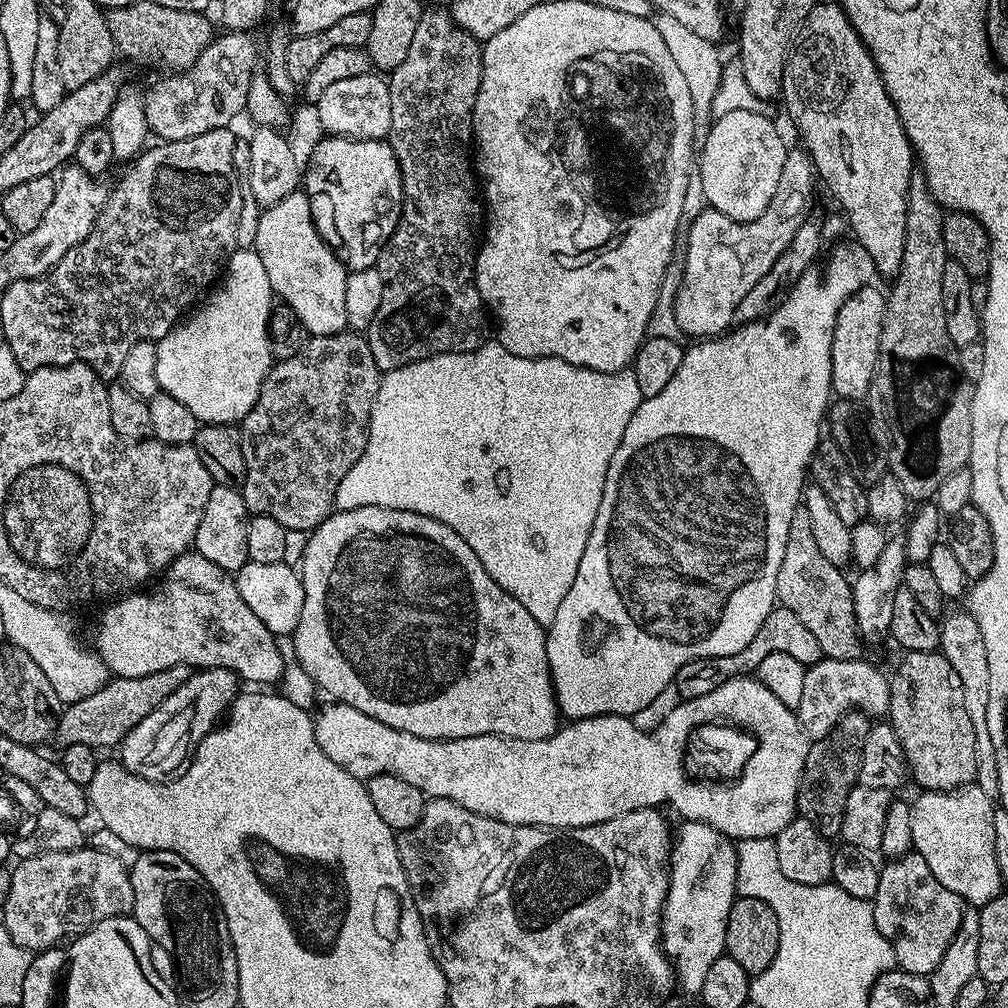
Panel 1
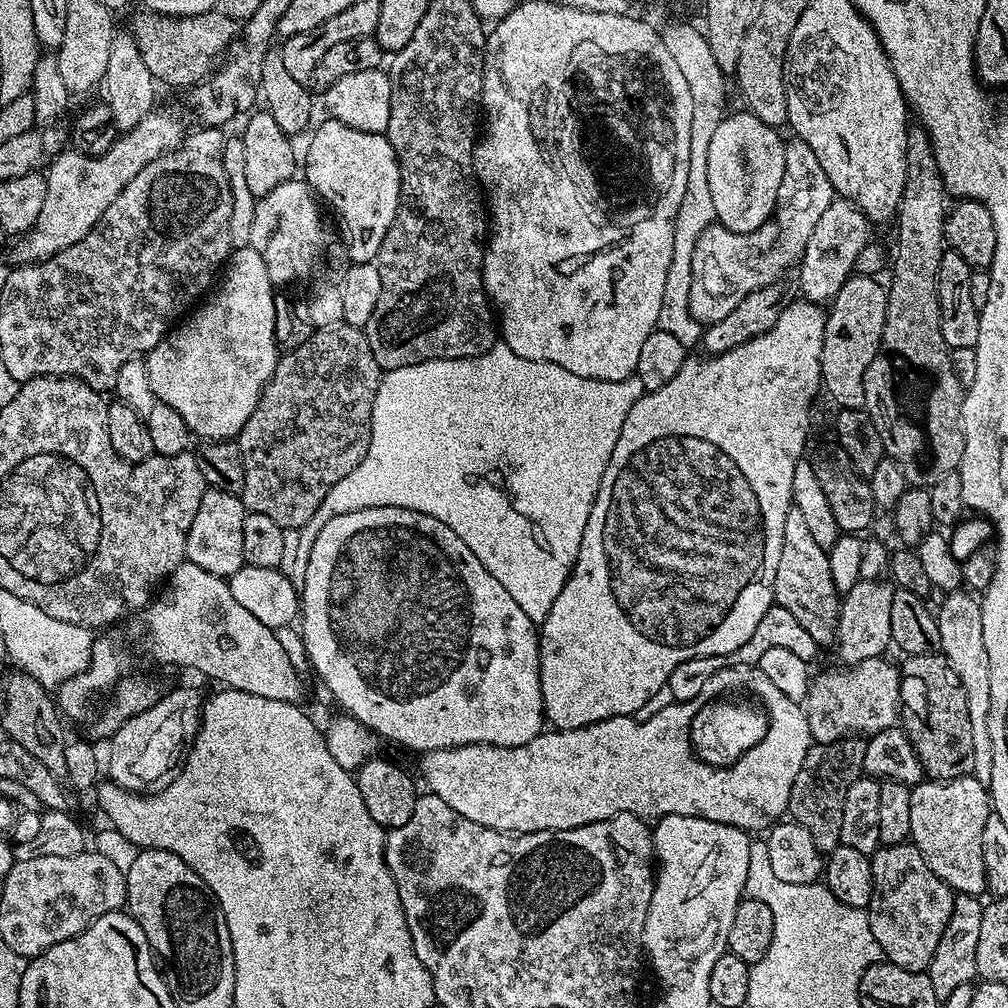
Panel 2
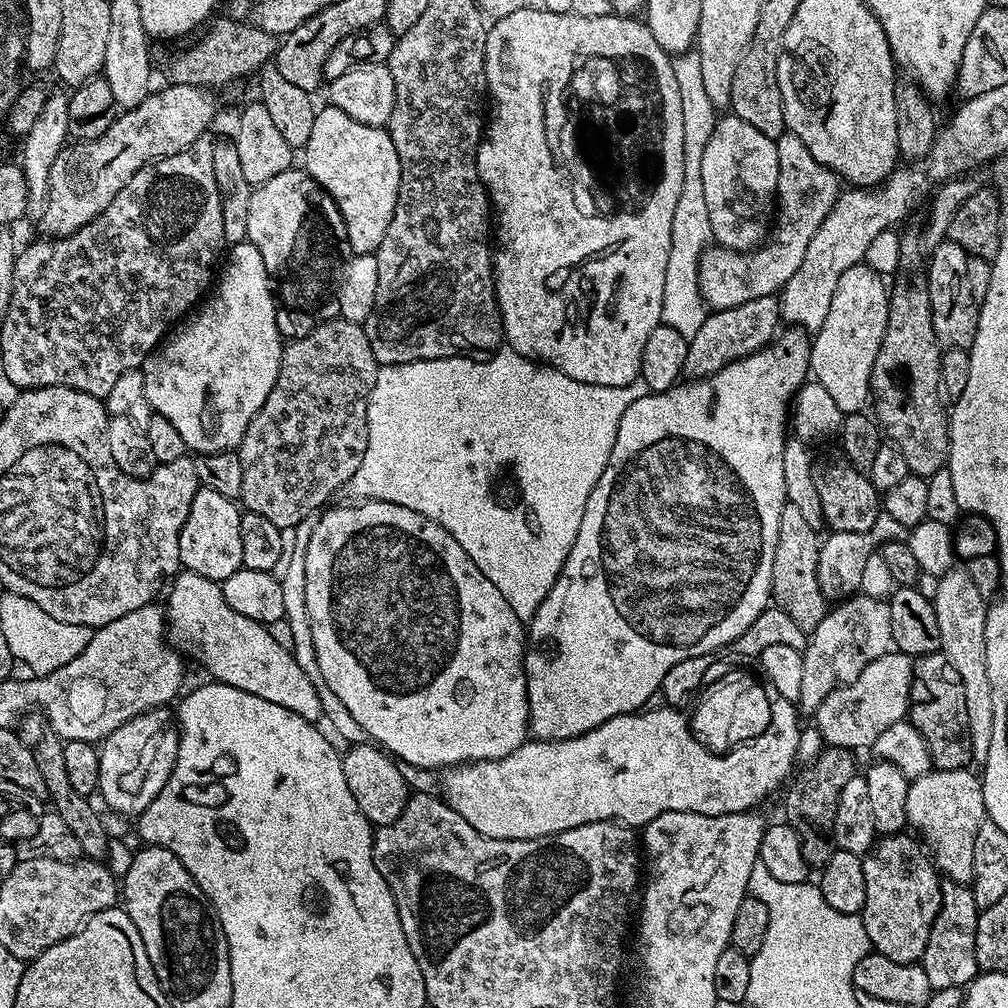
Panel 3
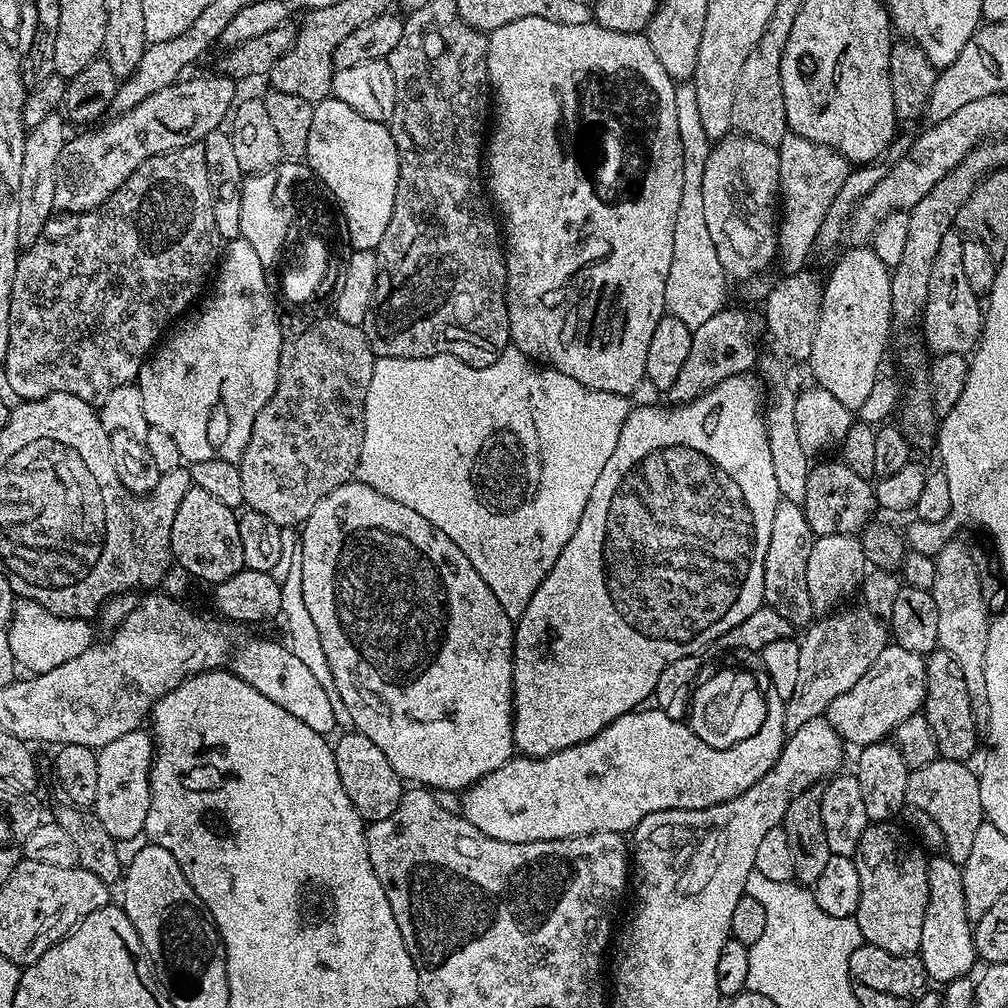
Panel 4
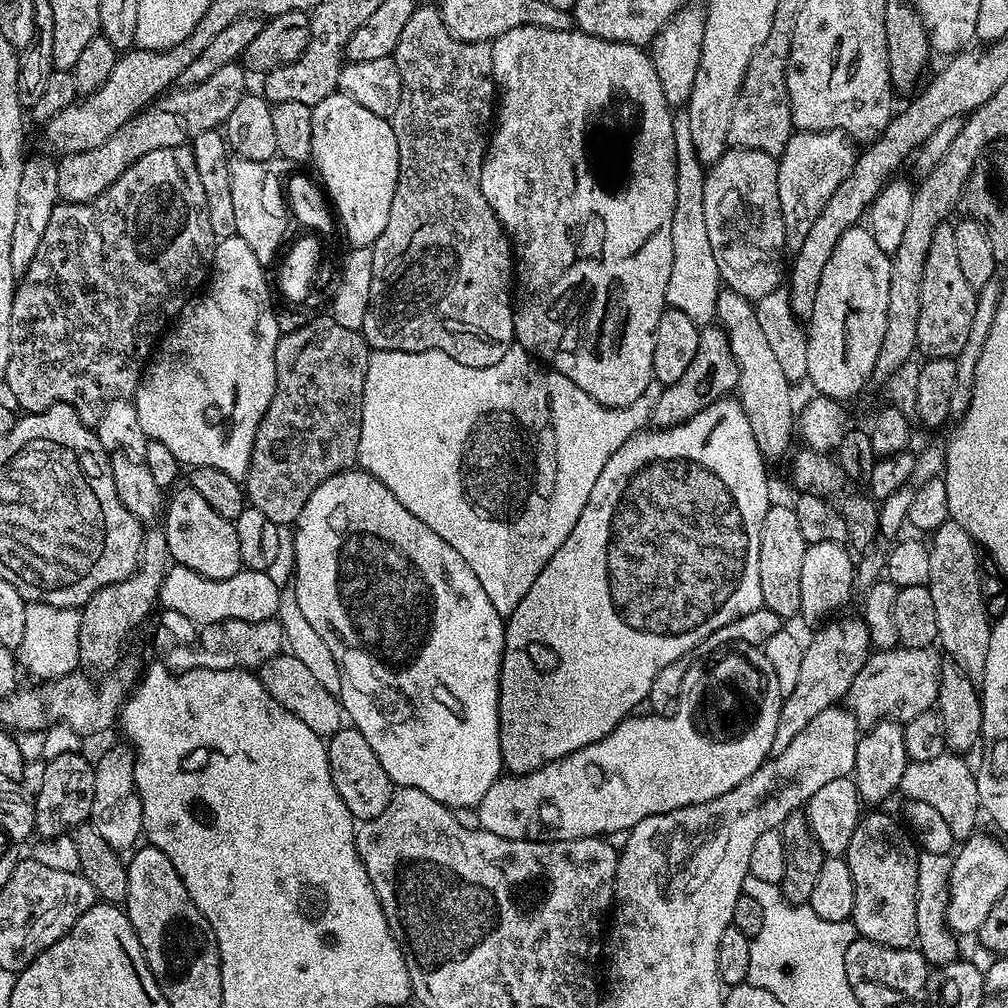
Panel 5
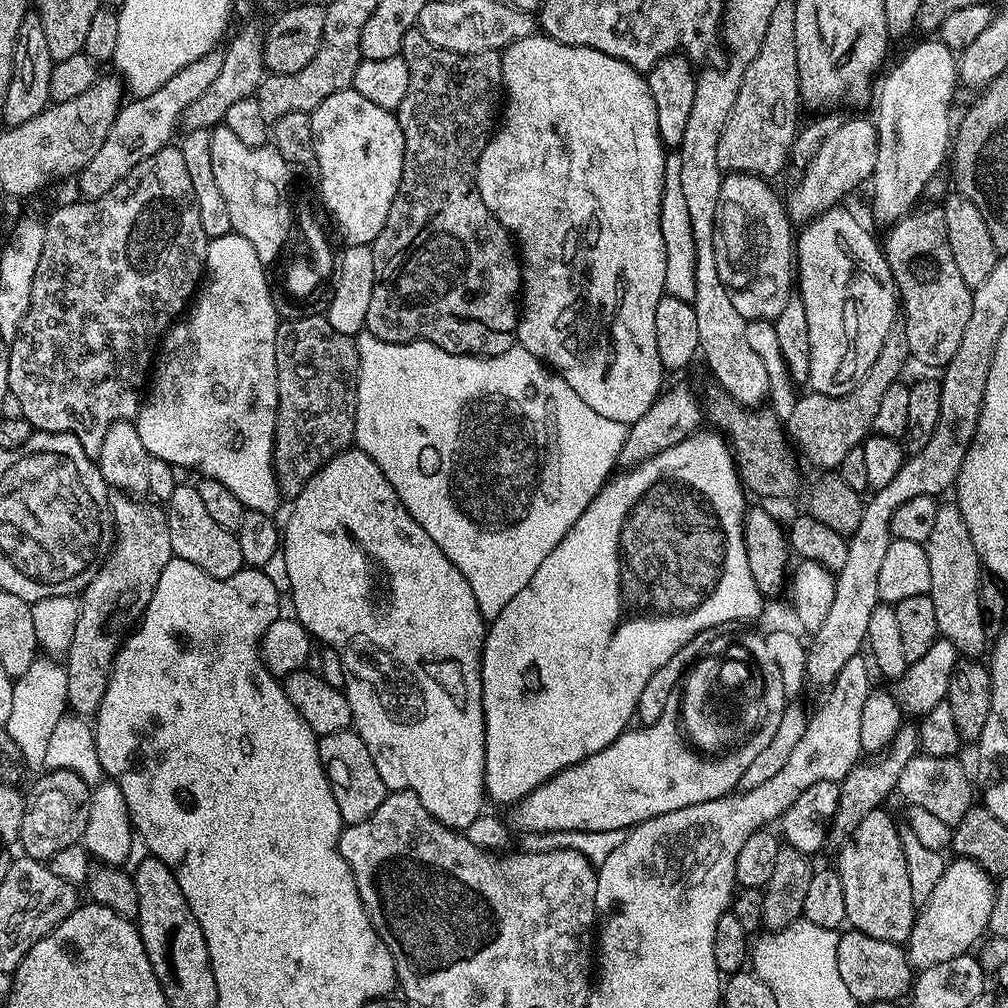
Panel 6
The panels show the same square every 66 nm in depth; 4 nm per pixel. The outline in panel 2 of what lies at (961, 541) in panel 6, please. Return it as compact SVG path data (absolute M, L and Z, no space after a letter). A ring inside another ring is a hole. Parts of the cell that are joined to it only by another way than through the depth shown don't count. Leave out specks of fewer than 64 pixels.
M957 590L947 593L944 603L935 613L940 639L940 652L948 659L948 664L958 674L958 682L962 682L962 690L966 690L966 710L970 710L970 734L974 734L974 772L978 782L987 785L990 782L992 769L992 743L988 729L990 714L990 666L992 660L986 658L986 642L982 642L982 610L979 599L971 591Z

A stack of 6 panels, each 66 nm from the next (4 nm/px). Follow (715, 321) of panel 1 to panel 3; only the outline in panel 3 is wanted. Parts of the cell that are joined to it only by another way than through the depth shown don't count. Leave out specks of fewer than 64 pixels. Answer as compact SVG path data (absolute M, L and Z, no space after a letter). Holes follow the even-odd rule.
M785 130L781 136L775 137L776 149L778 150L778 186L776 187L776 202L774 208L774 223L771 225L770 231L766 239L759 246L745 251L741 254L739 251L722 248L719 246L709 246L705 248L702 258L700 259L700 269L698 270L698 280L700 282L700 289L702 290L702 298L709 309L715 310L718 308L733 308L734 306L742 306L742 302L750 302L750 298L766 298L767 296L776 296L782 288L786 286L790 278L793 277L795 270L802 263L802 258L805 257L806 250L809 249L809 243L813 241L814 234L817 233L818 228L823 222L823 219L829 214L831 208L836 202L837 196L842 191L841 181L838 179L832 169L826 167L822 162L818 162L818 158L814 158L814 154L810 154L810 150L806 150L806 146L802 142L802 138L798 138L792 132Z

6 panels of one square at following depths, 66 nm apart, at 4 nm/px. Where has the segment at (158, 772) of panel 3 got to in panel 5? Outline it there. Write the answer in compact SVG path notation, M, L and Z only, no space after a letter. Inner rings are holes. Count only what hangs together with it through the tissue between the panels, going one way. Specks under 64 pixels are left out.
M127 747L124 748L112 748L101 760L95 761L96 785L90 817L94 830L98 830L98 834L102 834L102 838L106 838L106 842L110 842L110 846L117 850L125 850L124 848L128 847L131 849L137 843L135 840L141 839L144 830L142 802L136 792L134 776L136 758Z

